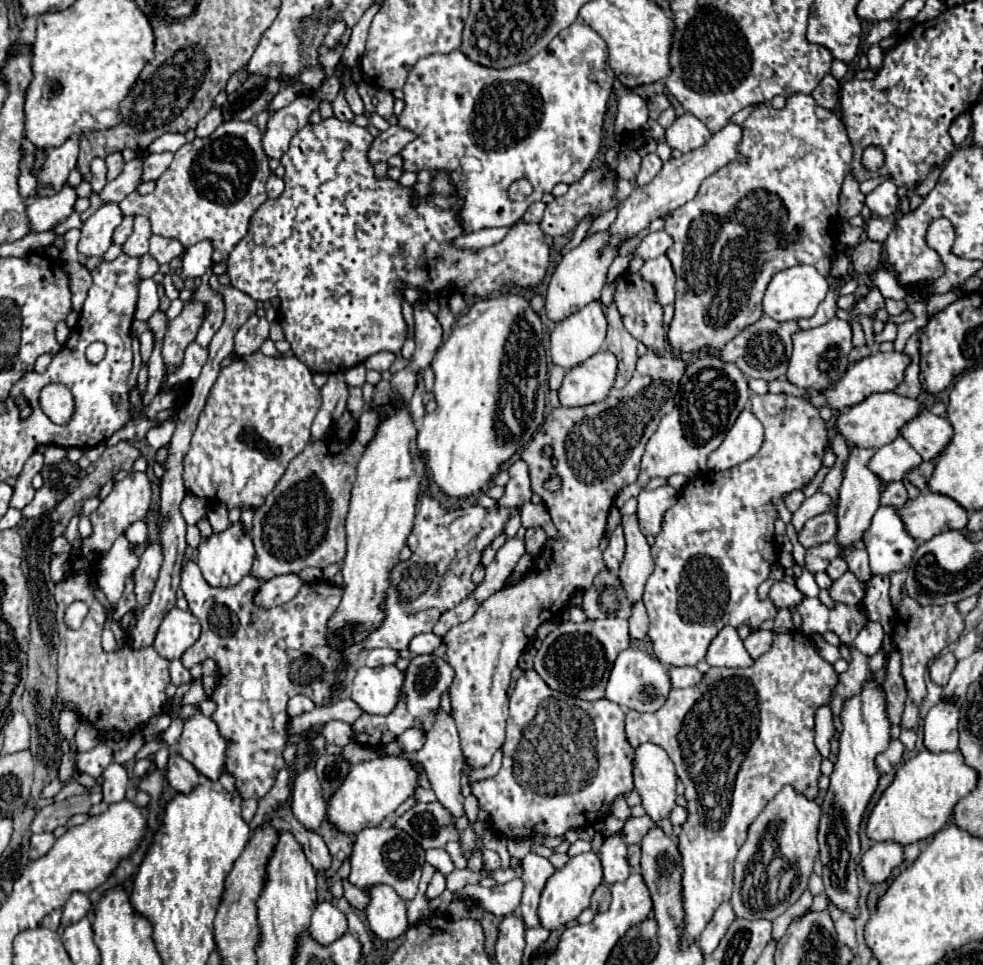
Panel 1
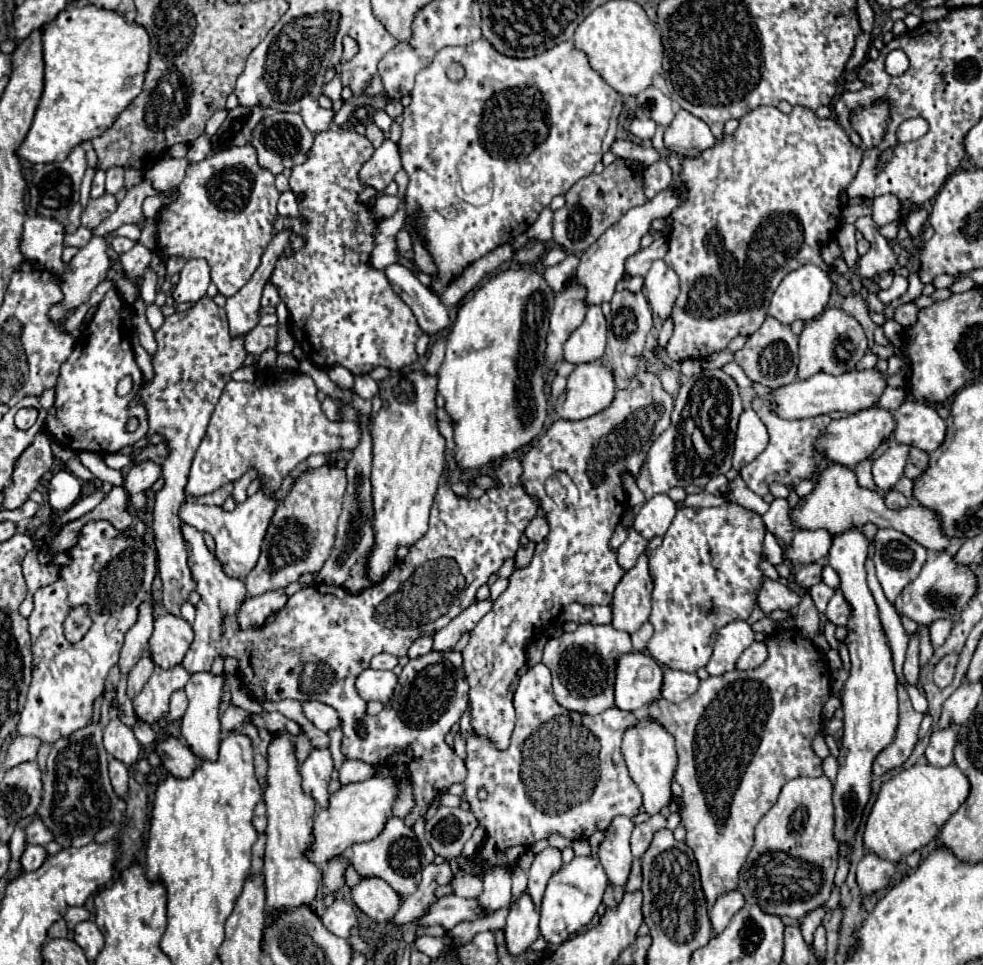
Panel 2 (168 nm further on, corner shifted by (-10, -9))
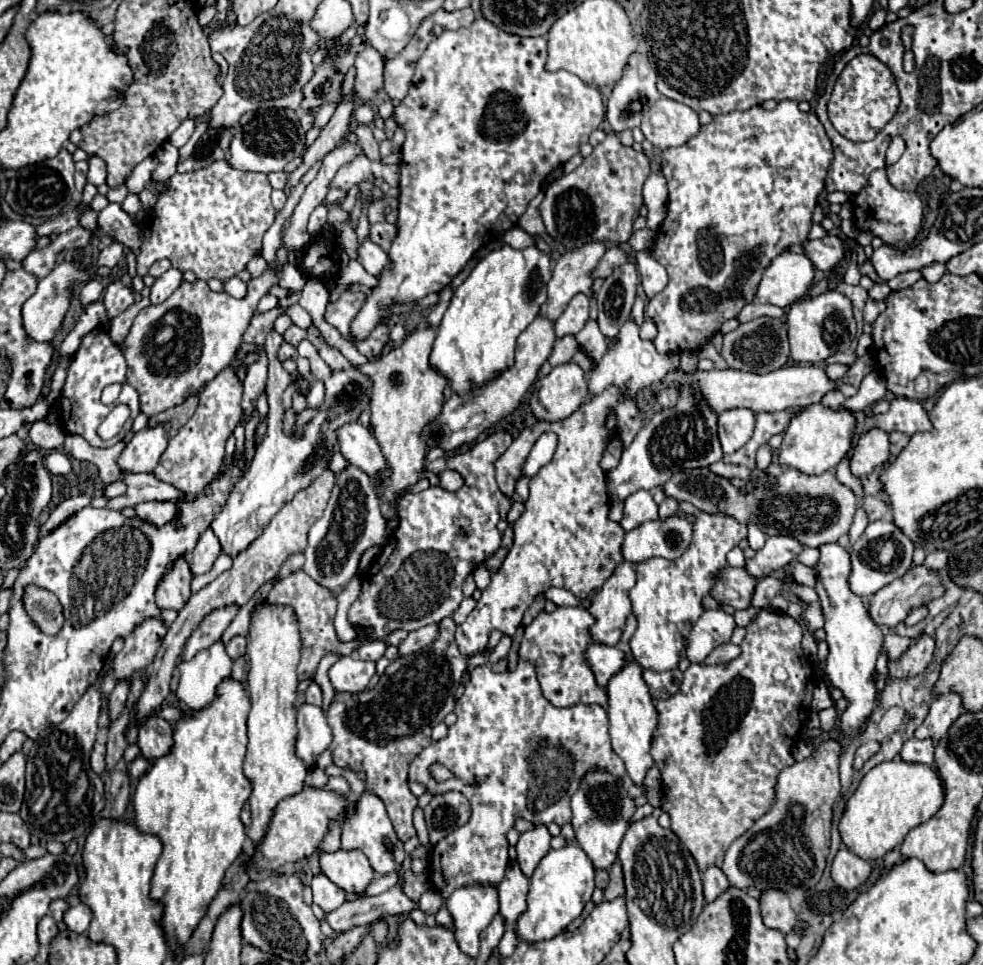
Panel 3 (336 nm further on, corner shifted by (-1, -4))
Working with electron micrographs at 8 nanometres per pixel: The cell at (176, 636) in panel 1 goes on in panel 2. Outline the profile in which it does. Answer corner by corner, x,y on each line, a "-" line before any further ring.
163,614
155,620
155,630
149,640
147,652
151,652
151,658
161,668
173,668
183,662
193,638
195,632
187,620
183,620
181,616

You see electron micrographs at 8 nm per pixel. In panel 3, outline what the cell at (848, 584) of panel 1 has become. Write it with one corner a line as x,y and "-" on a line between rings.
818,603
814,605
808,605
802,613
802,623
806,623
808,631
814,633
816,629
820,629
824,625
824,619
822,619
822,609
818,607

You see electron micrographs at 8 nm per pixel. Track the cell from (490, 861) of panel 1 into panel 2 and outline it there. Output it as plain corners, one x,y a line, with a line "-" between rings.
495,866
483,878
485,890
477,898
487,910
499,910
511,902
511,870
505,866

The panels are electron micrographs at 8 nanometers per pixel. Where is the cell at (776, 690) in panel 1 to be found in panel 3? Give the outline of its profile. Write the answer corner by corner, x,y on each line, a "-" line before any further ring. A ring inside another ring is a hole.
764,607
760,609
758,617
746,625
746,637
740,643
740,655
736,659
732,659
730,663
724,665
712,665
712,667
704,667
704,665
696,665
692,663
686,671
684,671
684,681
680,685
680,691
670,697
670,699
660,699
656,701
656,711
658,711
658,727
652,735
652,745
650,745
650,755
654,759
654,765
660,769
662,773
662,791
664,791
664,803
662,803
662,811
670,815
672,819
672,831
678,835
678,839
688,847
688,851
694,855
700,871
706,871
706,867
710,867
710,863
722,863
728,847
740,837
744,835
758,817
766,815
766,811
770,811
772,803
774,803
774,787
776,787
776,779
778,773
784,767
790,767
794,763
792,757
792,745
799,739
800,729
804,725
804,717
806,711
810,711
810,701
812,701
812,691
816,685
816,675
814,675
814,665
812,661
804,655
802,647
800,647
800,639
802,639
802,627
798,621
794,621
790,615
774,611
772,607
-
776,665
782,665
788,671
788,679
786,683
778,683
772,677
772,671

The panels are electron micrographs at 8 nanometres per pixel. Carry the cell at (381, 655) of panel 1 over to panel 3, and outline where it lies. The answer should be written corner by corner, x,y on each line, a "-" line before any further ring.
372,641
372,643
364,643
356,649
358,653
358,659
364,659
364,661
378,661
386,651
386,643
384,641

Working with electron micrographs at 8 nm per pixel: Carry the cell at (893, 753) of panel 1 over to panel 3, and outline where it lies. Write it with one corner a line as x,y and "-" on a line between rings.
866,741
864,745
860,745
854,753
854,769
862,769
864,761
870,759
876,751
878,751
878,741

